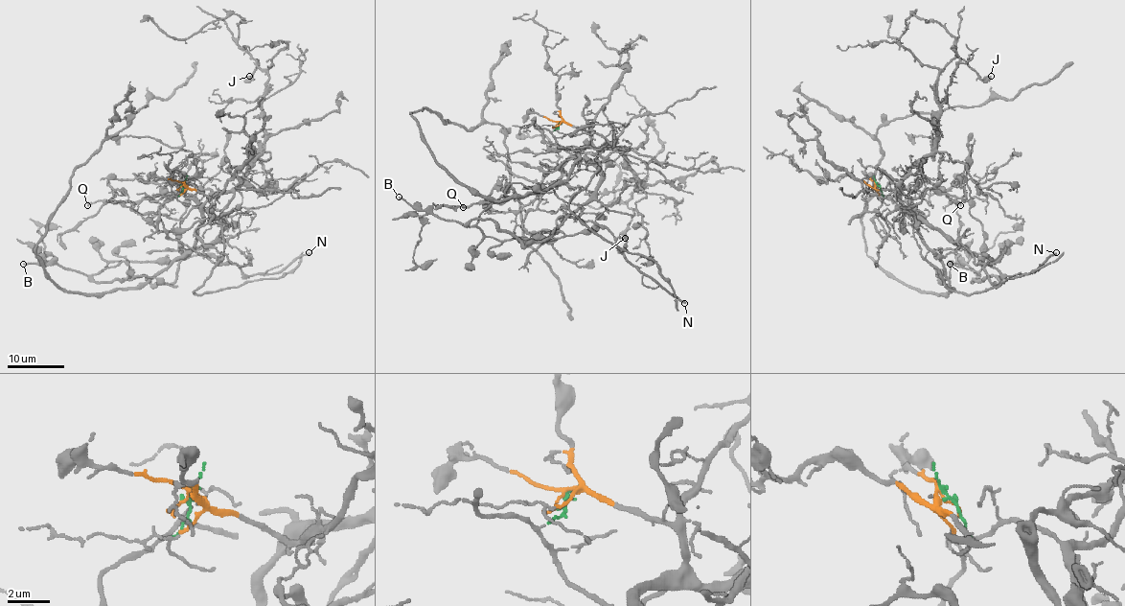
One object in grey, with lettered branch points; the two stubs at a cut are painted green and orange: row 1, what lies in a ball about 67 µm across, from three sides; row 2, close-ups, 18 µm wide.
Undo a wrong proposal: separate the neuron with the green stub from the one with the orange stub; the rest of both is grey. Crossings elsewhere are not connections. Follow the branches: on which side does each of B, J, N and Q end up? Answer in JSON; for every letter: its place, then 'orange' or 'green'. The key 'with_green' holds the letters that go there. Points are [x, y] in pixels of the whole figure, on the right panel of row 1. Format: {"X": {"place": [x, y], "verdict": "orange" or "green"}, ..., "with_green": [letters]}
{"B": {"place": [950, 264], "verdict": "green"}, "J": {"place": [991, 76], "verdict": "orange"}, "N": {"place": [1056, 252], "verdict": "green"}, "Q": {"place": [960, 205], "verdict": "green"}, "with_green": ["B", "N", "Q"]}

